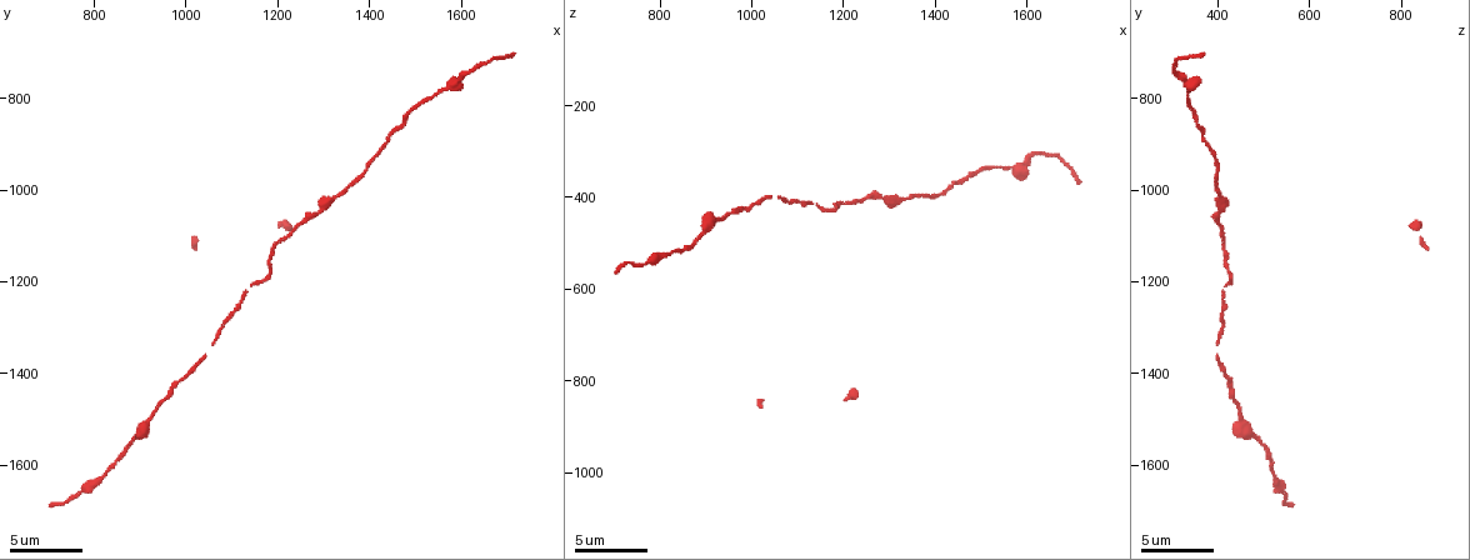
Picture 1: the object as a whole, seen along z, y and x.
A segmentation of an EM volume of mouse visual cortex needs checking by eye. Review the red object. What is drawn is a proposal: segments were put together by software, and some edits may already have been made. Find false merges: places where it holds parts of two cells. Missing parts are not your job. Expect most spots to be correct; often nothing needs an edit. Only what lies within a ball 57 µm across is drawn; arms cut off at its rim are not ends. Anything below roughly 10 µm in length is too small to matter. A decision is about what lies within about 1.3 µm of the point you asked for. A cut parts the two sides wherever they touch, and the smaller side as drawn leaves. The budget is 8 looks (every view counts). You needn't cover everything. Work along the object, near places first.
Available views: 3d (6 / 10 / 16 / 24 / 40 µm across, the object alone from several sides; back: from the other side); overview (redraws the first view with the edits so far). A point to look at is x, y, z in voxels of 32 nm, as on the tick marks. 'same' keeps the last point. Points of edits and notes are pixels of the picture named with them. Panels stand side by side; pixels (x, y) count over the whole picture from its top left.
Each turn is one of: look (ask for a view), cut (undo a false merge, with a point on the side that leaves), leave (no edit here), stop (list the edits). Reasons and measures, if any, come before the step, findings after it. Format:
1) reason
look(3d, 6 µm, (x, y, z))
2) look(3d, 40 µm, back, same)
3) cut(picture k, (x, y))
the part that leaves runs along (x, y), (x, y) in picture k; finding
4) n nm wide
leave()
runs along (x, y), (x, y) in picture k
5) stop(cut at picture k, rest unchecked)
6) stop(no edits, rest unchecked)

calibre changes
look(3d, 6 µm, (1555, 780, 340))

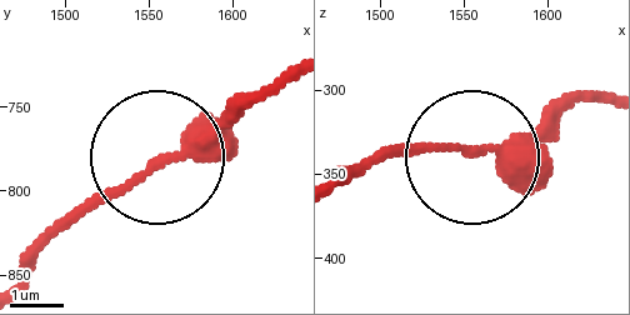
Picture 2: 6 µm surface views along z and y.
230 nm wide
leave()
runs along (20, 278), (51, 238), (199, 144), (249, 94) in picture 2; all the same cell

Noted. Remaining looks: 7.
look(3d, 10 µm, (1180, 1155, 420))

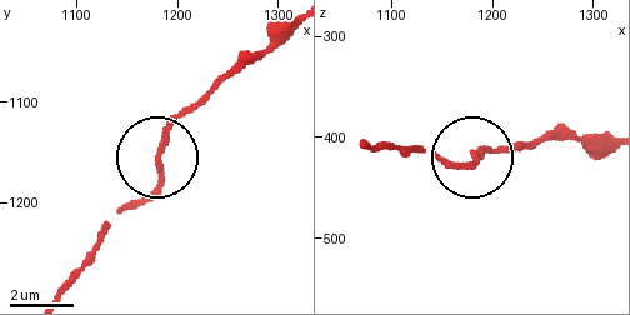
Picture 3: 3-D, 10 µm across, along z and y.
look(3d, 10 µm, back, (1182, 1156, 420))

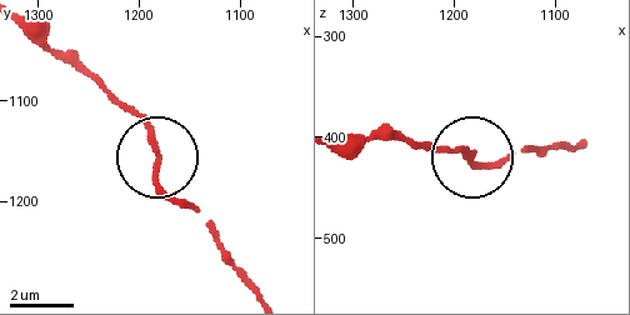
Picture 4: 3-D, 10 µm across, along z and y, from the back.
leave()
runs along (159, 163), (168, 189), (213, 226) in picture 4; one cell here

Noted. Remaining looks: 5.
thin neck
look(3d, 10 µm, (1055, 1330, 400))

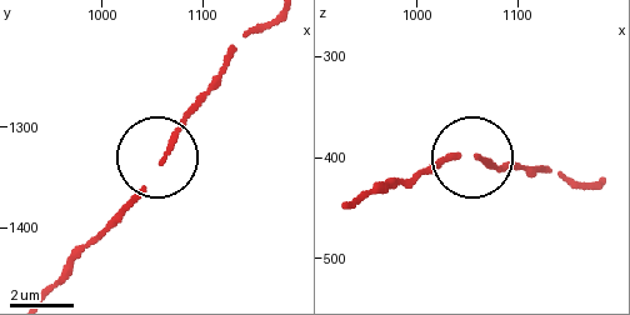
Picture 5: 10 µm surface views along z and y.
other side
look(3d, 10 µm, back, (1060, 1332, 400))

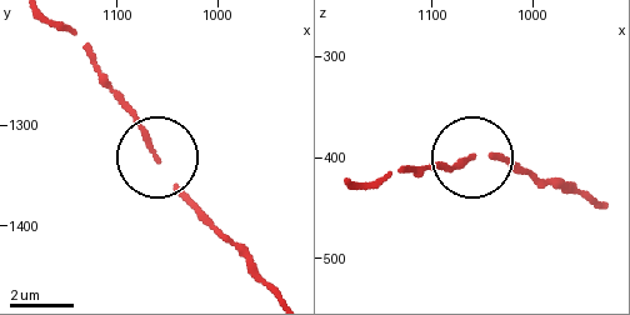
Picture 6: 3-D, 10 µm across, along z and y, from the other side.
leave()
one cell here

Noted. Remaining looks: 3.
thick turns thin
look(3d, 10 µm, (890, 1535, 480))

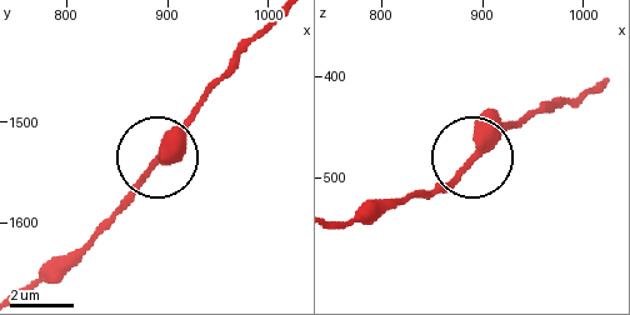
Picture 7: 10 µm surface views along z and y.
leave()
runs along (271, 25), (114, 208) in picture 7; continuous, no second cell

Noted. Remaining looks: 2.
stop(no edits, rest unchecked)

